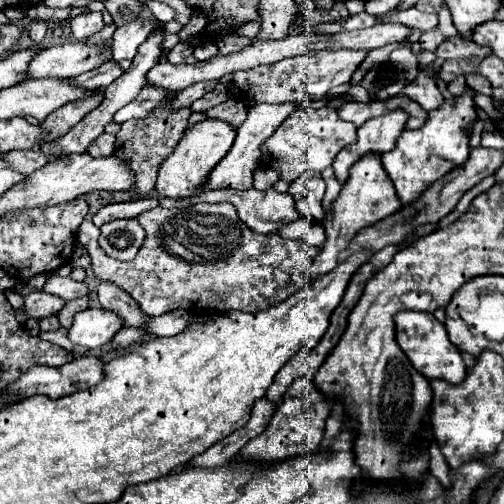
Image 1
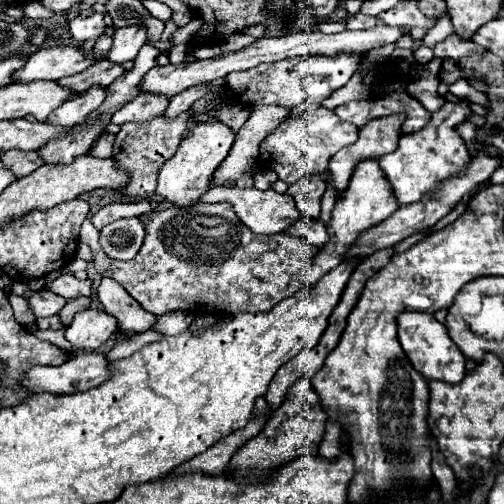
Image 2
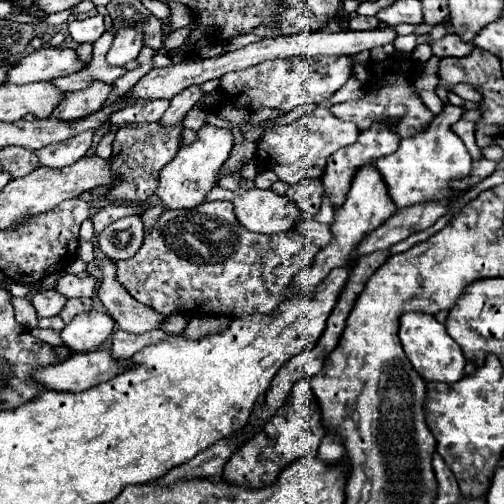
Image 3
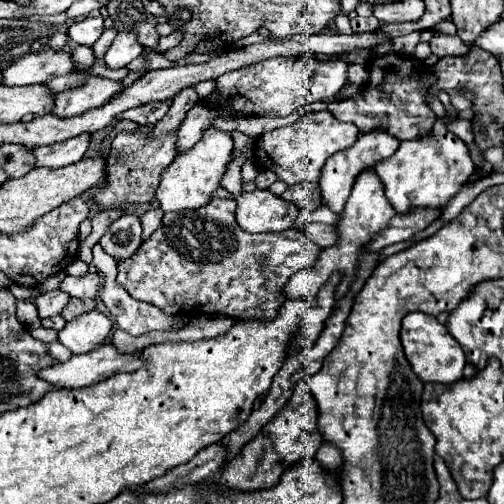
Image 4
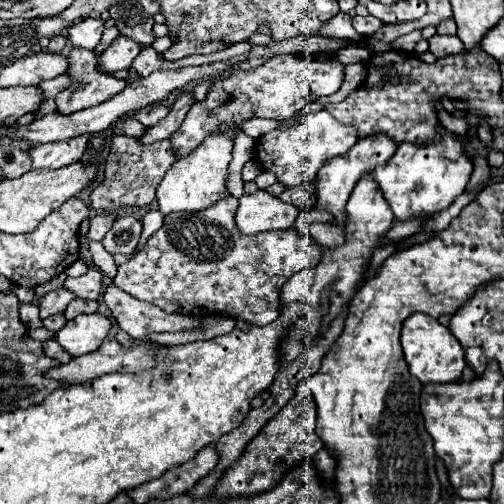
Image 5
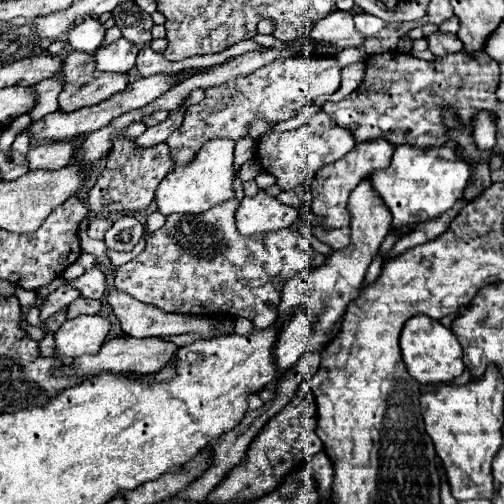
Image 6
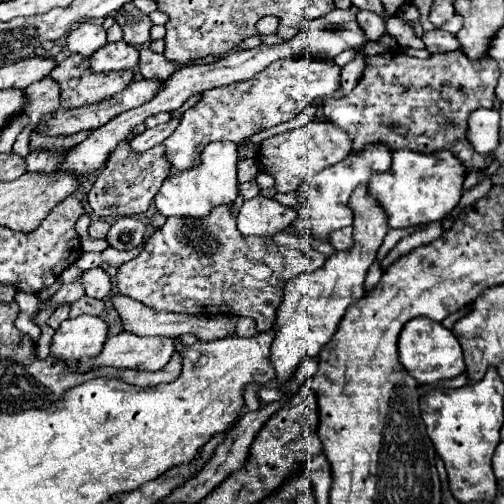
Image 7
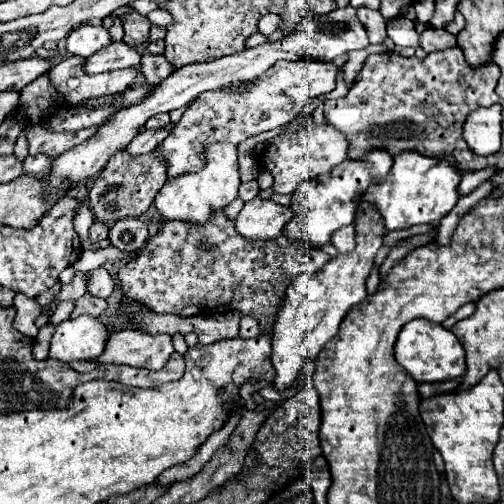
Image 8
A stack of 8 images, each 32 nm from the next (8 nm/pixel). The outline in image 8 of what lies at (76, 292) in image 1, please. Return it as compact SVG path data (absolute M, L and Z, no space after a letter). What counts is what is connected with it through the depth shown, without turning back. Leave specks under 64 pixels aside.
M96 268L92 270L90 274L90 280L88 280L88 292L92 296L100 296L100 298L108 298L116 288L116 282L114 278L110 276L108 270L104 268Z

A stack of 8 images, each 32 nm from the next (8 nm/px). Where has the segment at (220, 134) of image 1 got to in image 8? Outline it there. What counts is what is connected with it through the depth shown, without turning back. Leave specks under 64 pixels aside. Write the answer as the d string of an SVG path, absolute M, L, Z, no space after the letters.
M214 144L208 150L206 166L200 172L192 172L188 176L178 176L172 182L166 182L162 190L158 192L154 204L160 210L164 220L180 220L180 222L196 222L206 224L212 214L218 210L224 210L236 196L240 188L240 176L238 176L238 156L236 146L232 144Z

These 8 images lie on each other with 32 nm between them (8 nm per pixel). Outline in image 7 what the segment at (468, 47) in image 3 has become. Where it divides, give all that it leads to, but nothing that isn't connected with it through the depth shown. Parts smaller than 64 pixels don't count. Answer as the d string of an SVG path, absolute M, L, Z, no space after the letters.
M430 30L430 32L424 32L422 42L424 42L424 46L426 46L426 50L428 50L430 54L448 52L448 50L458 50L458 48L460 48L456 36L450 34L450 32L444 32L444 30Z

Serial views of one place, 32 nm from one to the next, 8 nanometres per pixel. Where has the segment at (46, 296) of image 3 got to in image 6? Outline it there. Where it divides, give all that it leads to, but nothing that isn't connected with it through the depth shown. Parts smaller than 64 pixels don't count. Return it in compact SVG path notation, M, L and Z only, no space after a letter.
M62 284L58 290L54 290L40 306L40 322L46 322L54 312L58 312L60 308L68 306L70 302L74 302L76 298L80 298L80 290L72 288L70 284Z

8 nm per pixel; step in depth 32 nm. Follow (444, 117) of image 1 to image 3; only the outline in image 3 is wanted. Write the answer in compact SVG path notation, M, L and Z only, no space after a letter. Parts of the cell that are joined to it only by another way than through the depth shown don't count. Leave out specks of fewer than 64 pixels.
M452 104L444 106L444 112L434 116L428 132L420 132L420 136L400 140L400 148L392 156L376 162L376 168L388 186L388 196L398 210L414 204L442 202L454 192L452 182L470 176L472 158L464 142L450 130L450 126L460 120L460 116L462 108L456 108Z

